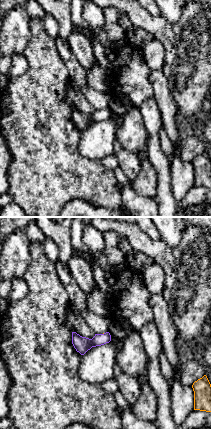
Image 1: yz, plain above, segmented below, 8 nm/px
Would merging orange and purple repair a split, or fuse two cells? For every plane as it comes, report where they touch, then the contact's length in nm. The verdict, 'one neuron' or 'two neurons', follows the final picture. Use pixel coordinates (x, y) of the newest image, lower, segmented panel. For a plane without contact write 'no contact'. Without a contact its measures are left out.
no contact

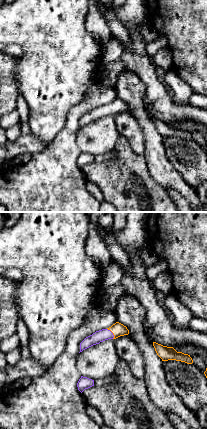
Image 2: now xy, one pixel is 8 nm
(112, 332) | 100 nm

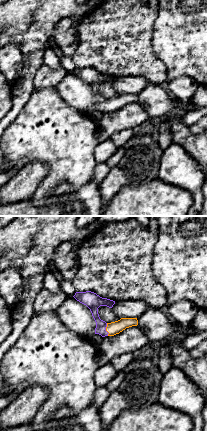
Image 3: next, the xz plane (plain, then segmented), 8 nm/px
(106, 329) | 110 nm

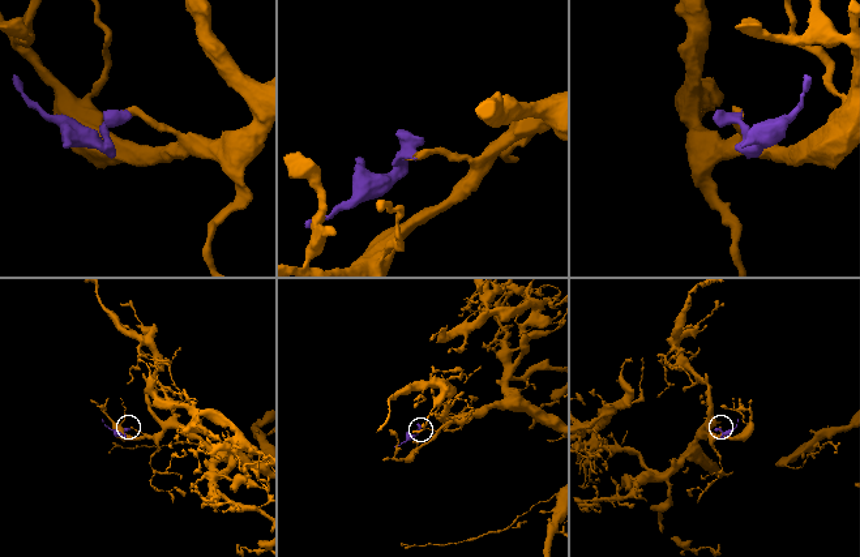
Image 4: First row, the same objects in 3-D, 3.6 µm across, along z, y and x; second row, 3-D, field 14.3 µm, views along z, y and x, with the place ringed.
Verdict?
one neuron

